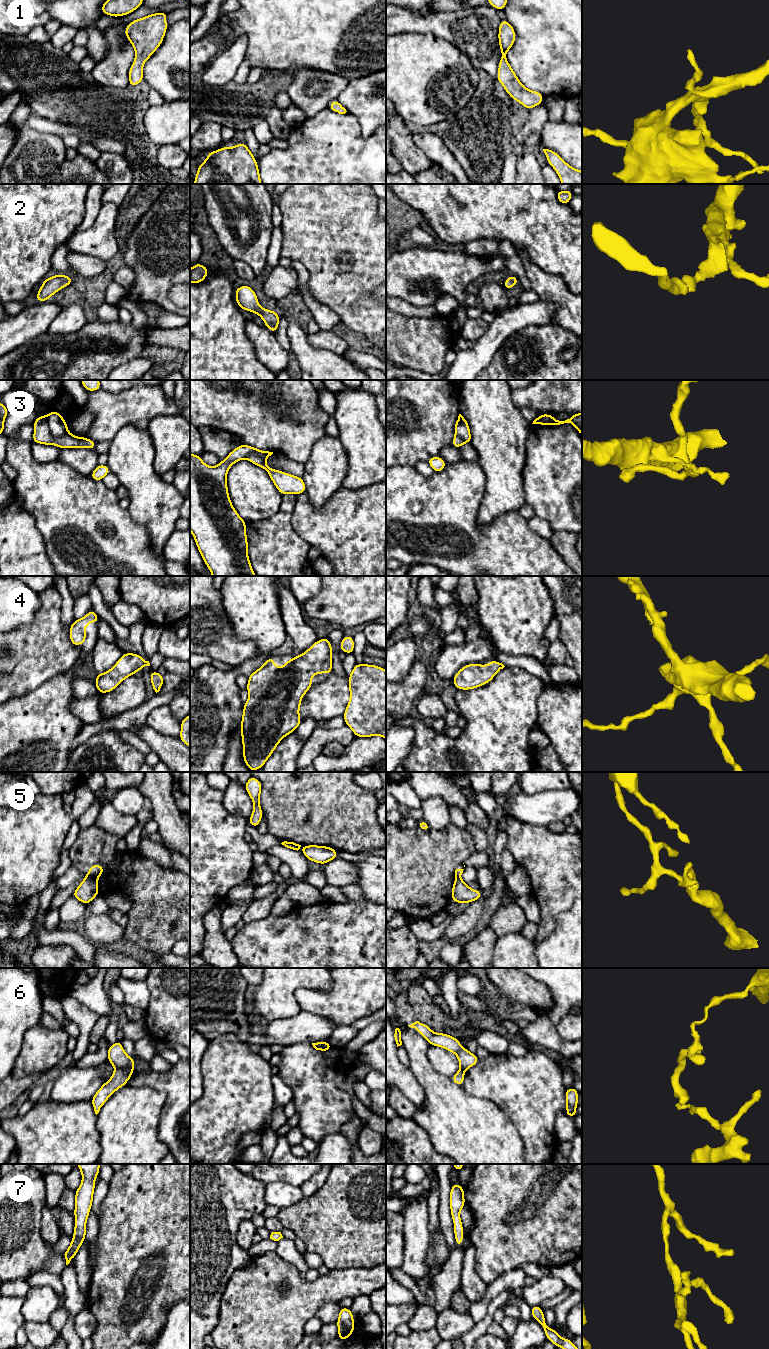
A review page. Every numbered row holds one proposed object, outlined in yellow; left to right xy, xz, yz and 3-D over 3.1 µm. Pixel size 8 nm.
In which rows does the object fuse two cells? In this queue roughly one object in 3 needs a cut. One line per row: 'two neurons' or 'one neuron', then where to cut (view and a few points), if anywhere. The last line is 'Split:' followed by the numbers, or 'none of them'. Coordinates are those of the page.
1: one neuron | no cut
2: one neuron | no cut
3: two neurons | xy (45, 416), (49, 430), (54, 436), (61, 436), (67, 433)
4: one neuron | no cut
5: two neurons | xy (85, 875), (96, 879)
6: two neurons | xy (116, 1067), (132, 1070)
7: one neuron | no cut
Split: 3, 5, 6

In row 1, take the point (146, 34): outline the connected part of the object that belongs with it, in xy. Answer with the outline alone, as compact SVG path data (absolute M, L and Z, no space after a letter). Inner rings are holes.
M158 12L133 20L124 29L128 41L135 49L134 63L129 69L129 85L133 87L143 79L143 65L163 42L167 31L168 12Z

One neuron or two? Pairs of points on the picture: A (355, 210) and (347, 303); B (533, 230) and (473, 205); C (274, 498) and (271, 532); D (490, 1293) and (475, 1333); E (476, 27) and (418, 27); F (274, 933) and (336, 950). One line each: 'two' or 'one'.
A: one
B: one
C: two
D: two
E: one
F: one

